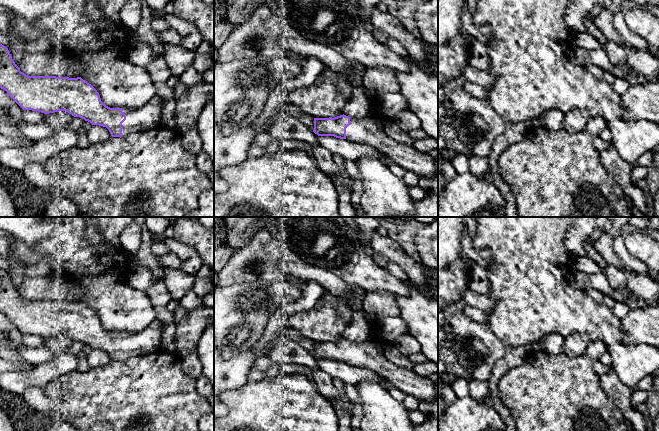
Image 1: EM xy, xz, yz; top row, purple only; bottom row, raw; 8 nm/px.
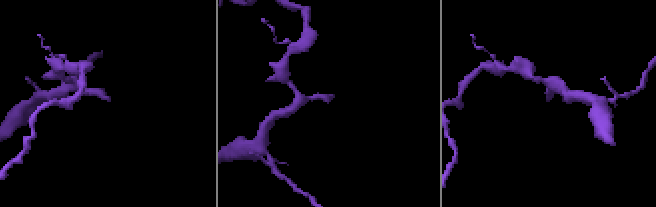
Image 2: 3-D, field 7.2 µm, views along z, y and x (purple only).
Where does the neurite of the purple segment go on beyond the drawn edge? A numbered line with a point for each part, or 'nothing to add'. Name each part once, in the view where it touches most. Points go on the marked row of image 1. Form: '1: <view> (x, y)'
1: xy (148, 116)

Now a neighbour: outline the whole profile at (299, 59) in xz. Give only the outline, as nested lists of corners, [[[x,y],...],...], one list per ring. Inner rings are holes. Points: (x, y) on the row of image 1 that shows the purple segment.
[[[286,54],[285,56],[289,58],[291,61],[297,63],[301,67],[303,67],[307,58],[306,56],[298,55],[298,54]]]

